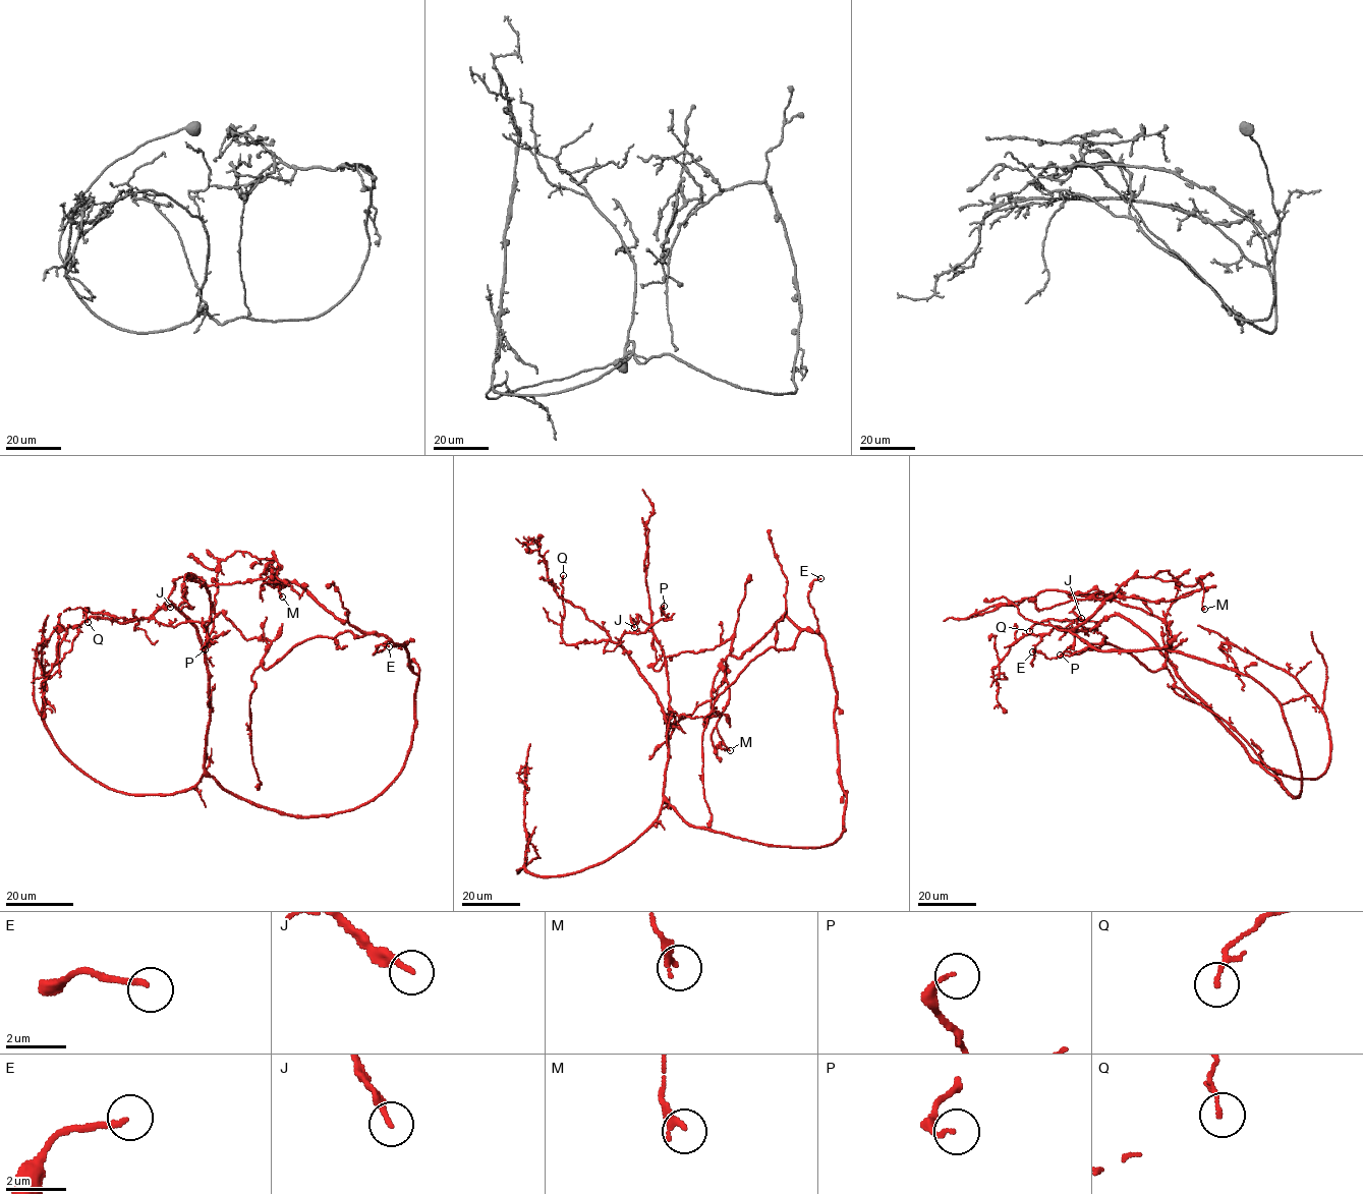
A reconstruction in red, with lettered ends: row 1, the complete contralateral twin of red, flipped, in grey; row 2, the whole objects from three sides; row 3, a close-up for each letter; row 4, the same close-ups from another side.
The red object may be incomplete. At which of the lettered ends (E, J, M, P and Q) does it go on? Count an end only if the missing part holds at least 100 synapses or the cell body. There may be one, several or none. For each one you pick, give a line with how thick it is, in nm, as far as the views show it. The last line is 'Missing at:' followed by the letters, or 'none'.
Missing at: none

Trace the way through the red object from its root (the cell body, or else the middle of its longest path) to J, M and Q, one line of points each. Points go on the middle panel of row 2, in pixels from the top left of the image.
J: (667, 764), (664, 713), (671, 714), (666, 659), (651, 628), (639, 616), (637, 622), (631, 619), (634, 627)
M: (667, 764), (664, 713), (673, 713), (675, 724), (715, 698), (724, 661), (729, 703), (712, 739), (730, 750)
Q: (667, 764), (664, 712), (628, 654), (609, 640), (564, 642), (563, 575)

